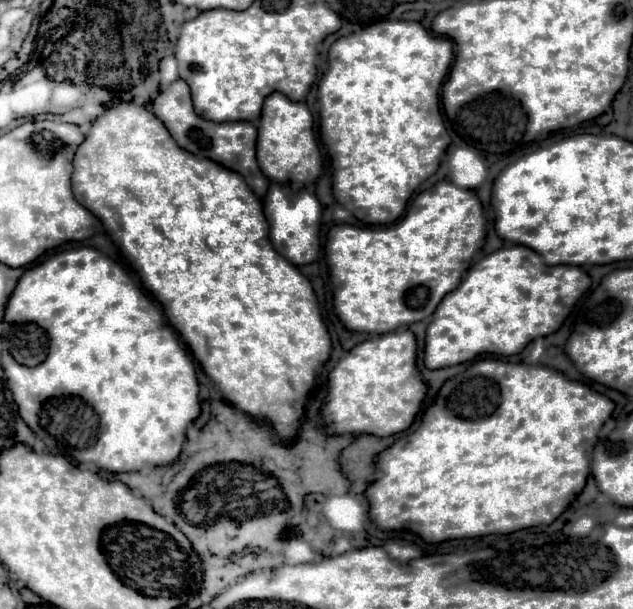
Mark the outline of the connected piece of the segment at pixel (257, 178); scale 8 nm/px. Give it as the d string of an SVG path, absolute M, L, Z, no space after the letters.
M182 78L174 80L166 90L158 92L158 96L152 100L150 108L166 124L168 132L172 134L172 138L178 142L180 148L186 148L188 152L192 152L196 156L206 156L206 158L242 174L242 178L246 180L246 184L252 188L252 192L258 198L266 196L268 180L266 180L264 174L260 174L262 170L258 168L258 162L254 158L258 130L252 122L238 120L238 122L220 122L220 124L216 124L216 122L200 118L192 108L190 90L188 90L188 84Z

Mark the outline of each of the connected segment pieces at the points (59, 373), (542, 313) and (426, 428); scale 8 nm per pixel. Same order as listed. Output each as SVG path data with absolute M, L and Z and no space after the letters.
M82 246L70 248L56 254L50 254L42 262L30 266L18 280L4 314L4 350L2 350L2 368L6 372L6 382L14 392L14 402L18 404L22 420L30 426L34 436L44 444L46 450L54 454L64 454L74 462L94 462L98 468L108 472L134 472L146 464L166 466L174 462L186 440L186 426L200 414L198 400L198 380L194 364L186 348L180 344L178 336L166 322L162 310L134 284L128 272L118 266L114 260L102 256L98 250Z
M522 246L500 248L478 260L460 286L438 304L426 328L424 366L438 370L470 362L480 354L518 354L534 338L556 332L588 286L590 276L578 266L548 266Z
M496 358L476 360L462 374L456 374L444 382L444 386L436 394L436 400L424 410L424 414L420 418L420 426L412 434L398 438L392 446L388 446L386 450L382 450L378 454L376 466L378 466L378 470L382 470L382 476L372 480L364 492L364 496L370 502L370 518L382 530L410 530L410 532L418 534L424 542L444 542L444 540L452 540L452 538L476 538L476 536L486 536L486 534L510 534L510 532L530 528L530 526L552 524L582 492L586 478L590 474L590 458L588 456L592 456L592 450L594 450L592 446L596 444L596 434L600 432L602 424L612 414L612 410L614 410L612 400L594 392L586 384L568 380L562 372L558 372L554 368L528 366L528 364L520 364L520 362L512 364L512 362L502 362Z

